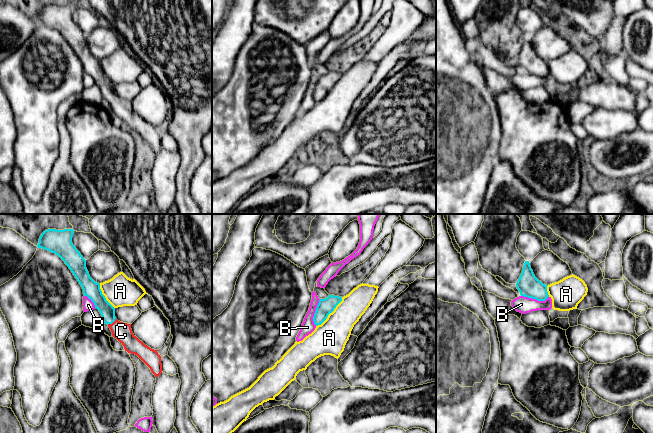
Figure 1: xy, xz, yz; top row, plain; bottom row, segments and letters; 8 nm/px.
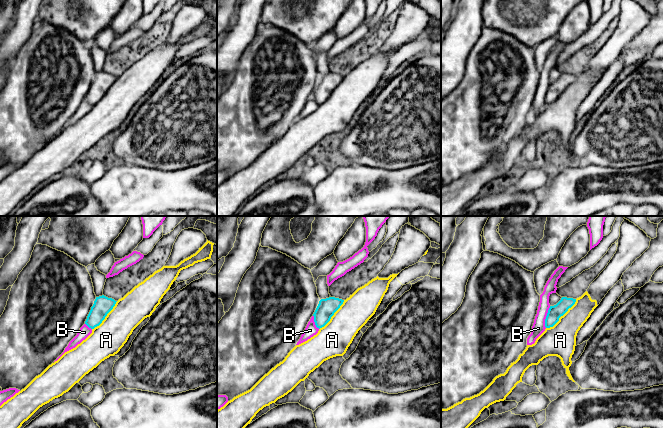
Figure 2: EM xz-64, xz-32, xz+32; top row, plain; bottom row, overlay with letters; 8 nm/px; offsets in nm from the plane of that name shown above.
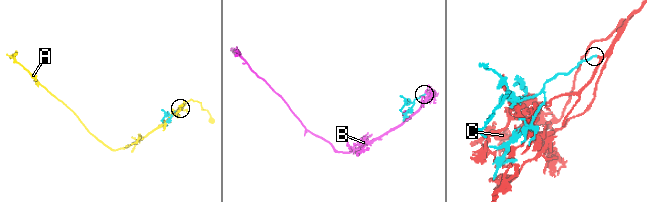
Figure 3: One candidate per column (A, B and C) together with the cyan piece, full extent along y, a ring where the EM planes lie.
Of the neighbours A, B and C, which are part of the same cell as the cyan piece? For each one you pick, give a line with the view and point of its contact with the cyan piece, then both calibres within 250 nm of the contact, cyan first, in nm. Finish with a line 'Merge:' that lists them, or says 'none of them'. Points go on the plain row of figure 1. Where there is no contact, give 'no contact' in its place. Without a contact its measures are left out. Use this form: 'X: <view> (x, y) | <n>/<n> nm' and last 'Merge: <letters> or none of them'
C: xy (111, 99) | 120/150 nm
Merge: C

